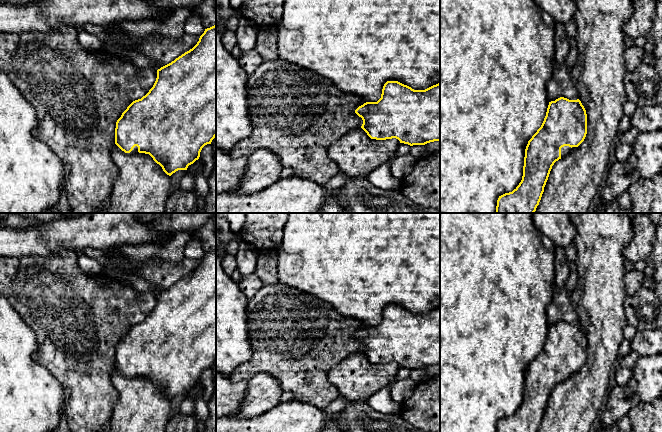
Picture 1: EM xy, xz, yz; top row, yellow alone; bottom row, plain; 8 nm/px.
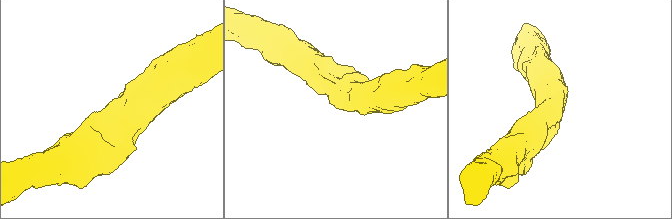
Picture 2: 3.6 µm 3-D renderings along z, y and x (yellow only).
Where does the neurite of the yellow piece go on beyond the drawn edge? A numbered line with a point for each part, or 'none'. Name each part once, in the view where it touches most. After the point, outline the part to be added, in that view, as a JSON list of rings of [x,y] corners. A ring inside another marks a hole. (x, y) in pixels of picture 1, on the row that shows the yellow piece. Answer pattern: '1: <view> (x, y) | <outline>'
1: yz (565, 150) | [[[564,146],[561,148],[561,158],[567,156],[571,151],[573,151],[576,147],[569,147],[569,146]]]

